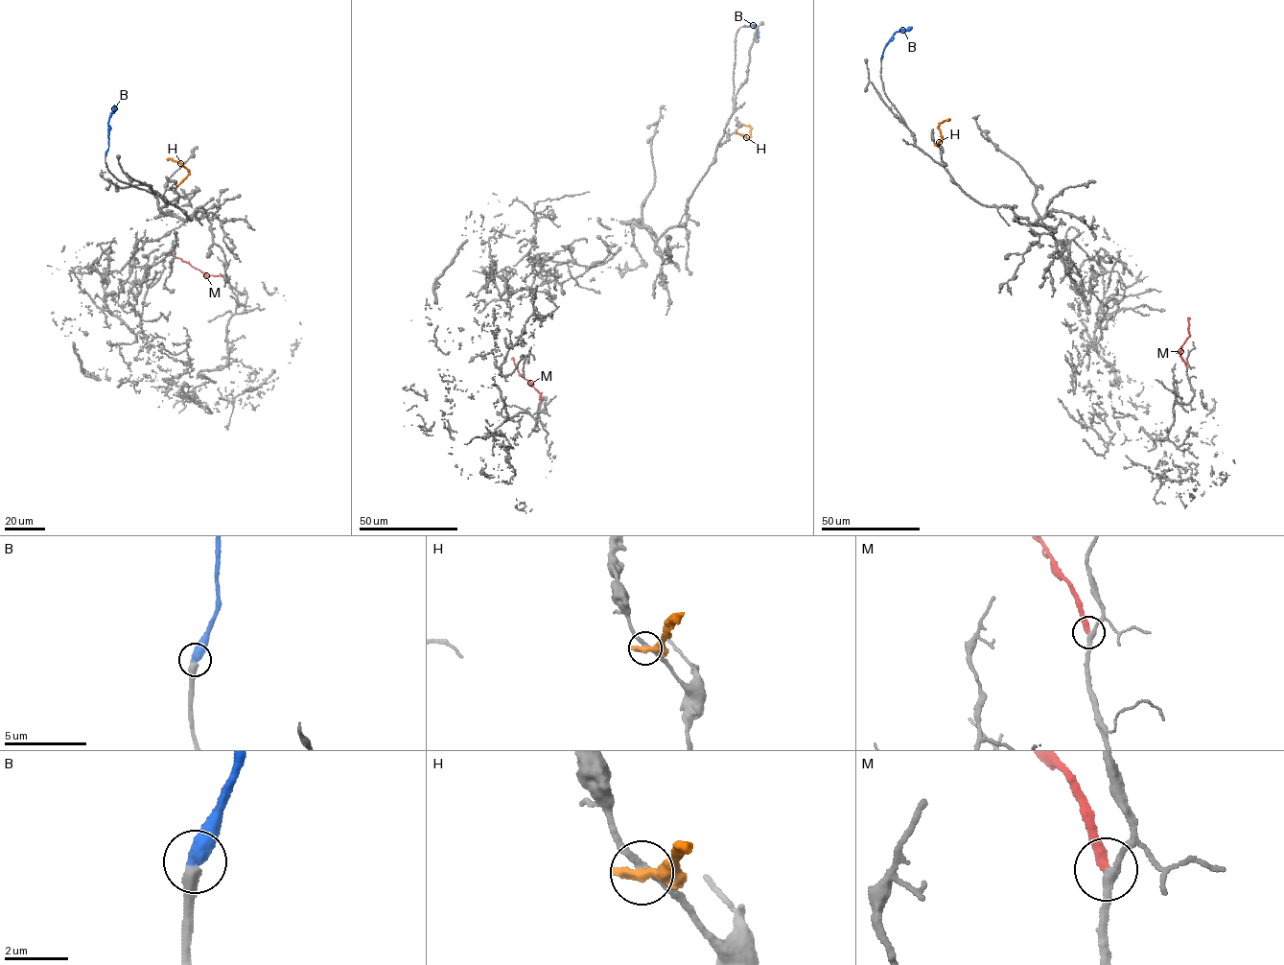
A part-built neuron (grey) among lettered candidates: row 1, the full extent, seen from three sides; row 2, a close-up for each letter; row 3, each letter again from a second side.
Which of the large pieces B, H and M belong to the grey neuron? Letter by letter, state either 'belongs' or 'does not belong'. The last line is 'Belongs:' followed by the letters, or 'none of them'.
B: belongs
H: does not belong
M: belongs
Belongs: B, M

